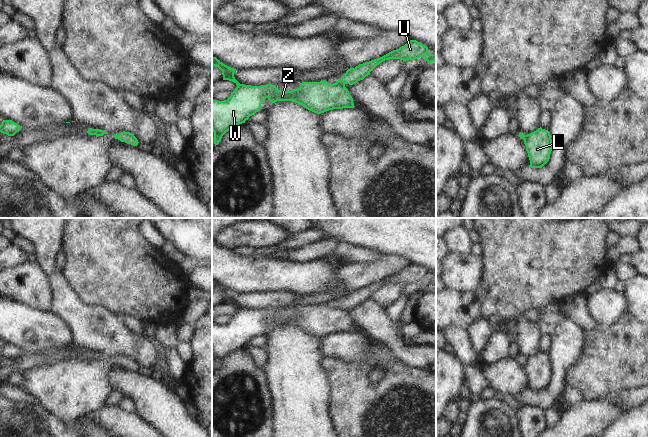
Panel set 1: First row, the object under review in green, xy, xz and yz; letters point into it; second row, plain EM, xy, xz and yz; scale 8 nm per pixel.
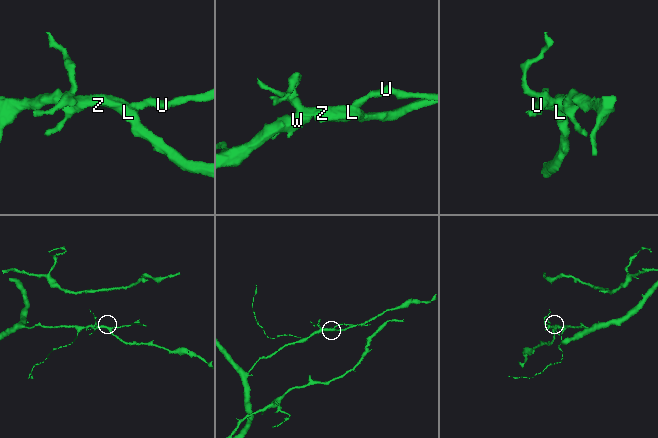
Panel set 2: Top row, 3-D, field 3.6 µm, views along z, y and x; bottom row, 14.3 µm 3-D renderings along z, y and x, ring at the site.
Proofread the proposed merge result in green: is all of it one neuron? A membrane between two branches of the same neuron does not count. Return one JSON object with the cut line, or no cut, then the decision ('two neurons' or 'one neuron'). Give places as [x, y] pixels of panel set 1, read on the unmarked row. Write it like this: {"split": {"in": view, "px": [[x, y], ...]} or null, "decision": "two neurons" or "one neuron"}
{"split": {"in": "xz", "px": [[341, 303], [344, 308]]}, "decision": "two neurons"}

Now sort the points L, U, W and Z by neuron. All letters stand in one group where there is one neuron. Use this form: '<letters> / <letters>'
L W Z / U

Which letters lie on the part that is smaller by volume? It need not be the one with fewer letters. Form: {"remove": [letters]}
{"remove": ["U"]}

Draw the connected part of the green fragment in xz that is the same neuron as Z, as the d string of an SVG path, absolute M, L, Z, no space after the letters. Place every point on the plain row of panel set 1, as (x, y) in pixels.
M212 280L213 290L222 295L223 304L232 305L237 309L227 324L212 324L212 355L215 370L226 356L245 347L250 340L258 336L266 322L271 327L292 325L317 338L333 333L355 331L354 324L342 304L333 308L325 304L302 306L297 313L281 315L272 308L261 310L240 308L234 301L235 293Z

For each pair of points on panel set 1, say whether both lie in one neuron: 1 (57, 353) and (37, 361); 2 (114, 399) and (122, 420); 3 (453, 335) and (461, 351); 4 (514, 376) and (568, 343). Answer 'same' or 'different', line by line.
1: same
2: different
3: same
4: different

